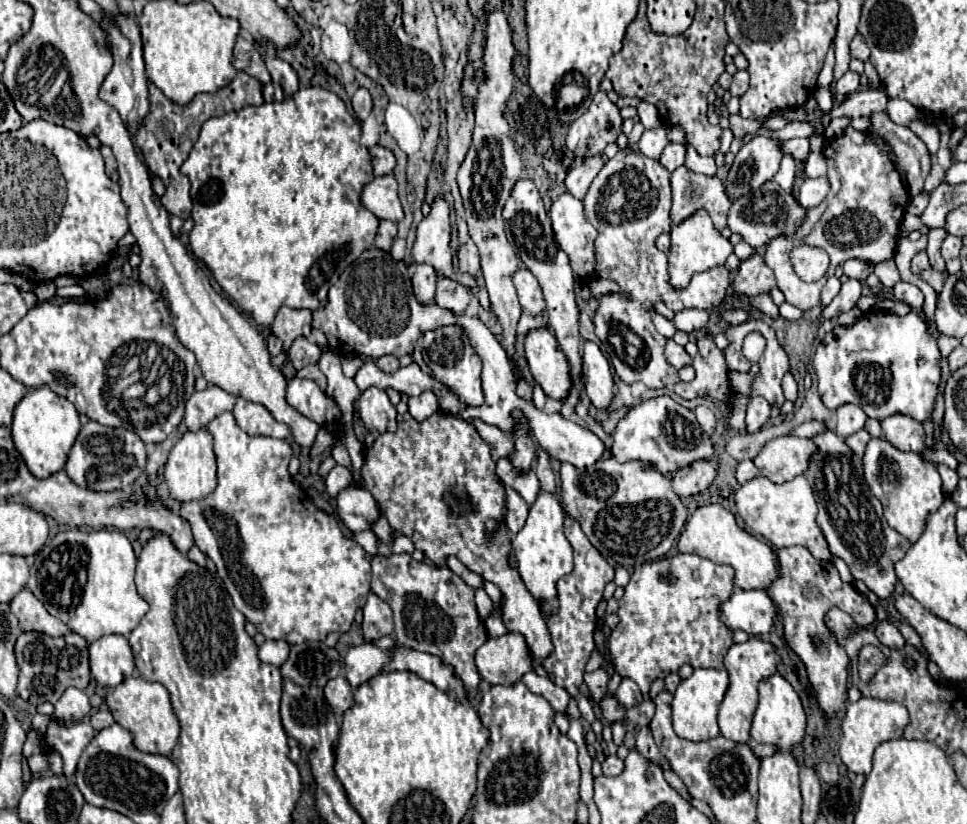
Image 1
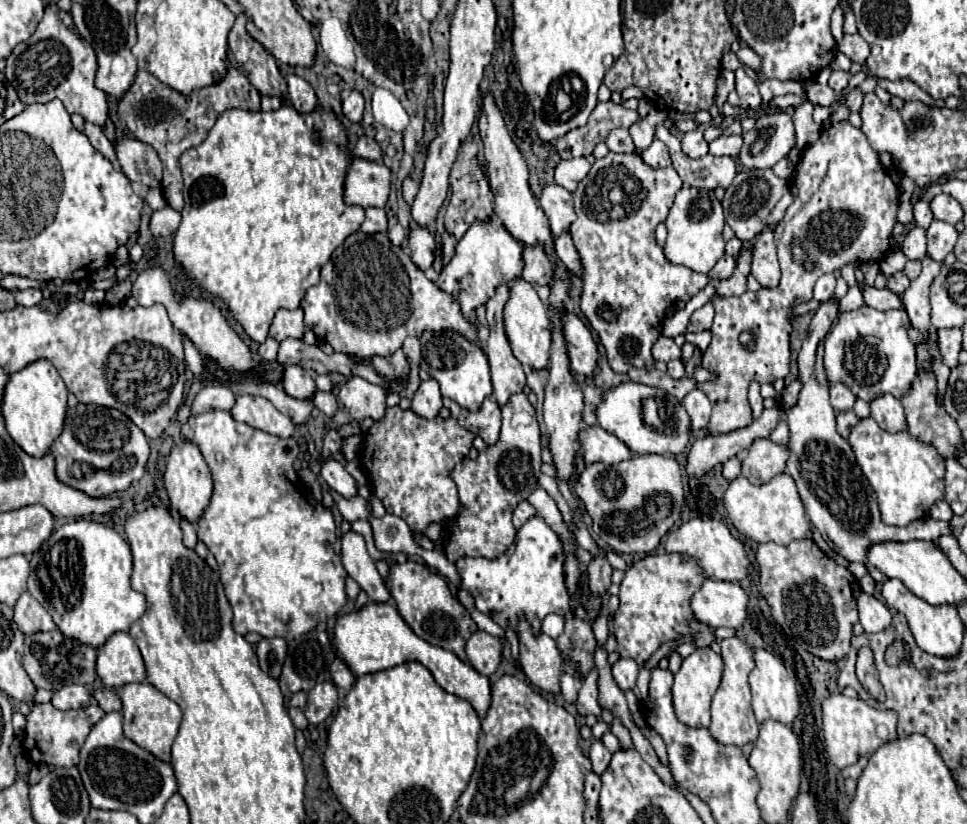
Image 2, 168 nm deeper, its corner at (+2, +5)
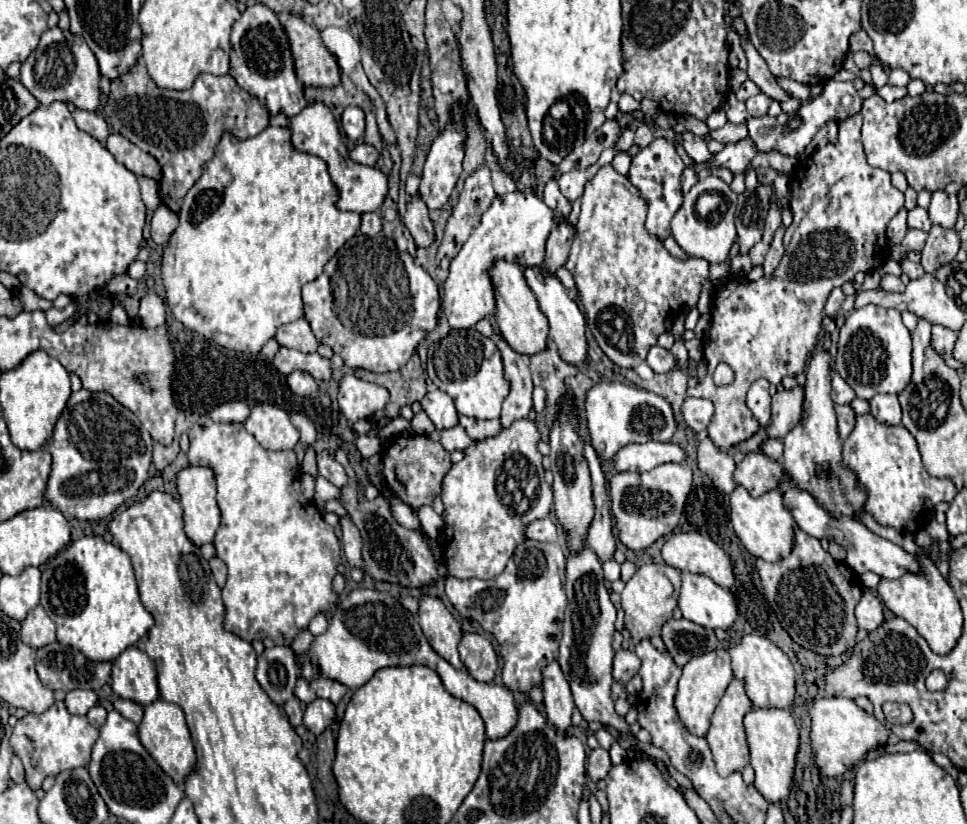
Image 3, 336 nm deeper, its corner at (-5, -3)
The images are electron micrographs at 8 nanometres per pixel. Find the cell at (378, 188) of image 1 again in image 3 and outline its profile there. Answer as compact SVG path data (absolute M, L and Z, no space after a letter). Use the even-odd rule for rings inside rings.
M312 102L298 116L290 118L290 132L292 132L292 146L296 150L314 154L328 164L328 172L338 190L338 202L336 202L338 210L354 210L358 214L364 214L364 212L374 212L382 206L388 192L386 176L374 166L362 166L350 160L338 124L326 104Z

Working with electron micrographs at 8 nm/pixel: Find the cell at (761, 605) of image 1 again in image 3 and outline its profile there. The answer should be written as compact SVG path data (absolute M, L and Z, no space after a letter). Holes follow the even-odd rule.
M680 572L680 594L678 608L686 620L704 628L726 630L734 624L738 610L728 590L714 584L704 574Z

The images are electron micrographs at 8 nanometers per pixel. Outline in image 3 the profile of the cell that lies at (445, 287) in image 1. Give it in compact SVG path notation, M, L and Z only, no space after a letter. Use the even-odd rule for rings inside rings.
M512 192L496 196L492 206L484 212L482 222L470 234L462 250L450 262L450 274L444 282L442 314L452 328L472 328L482 318L494 314L496 298L492 292L492 280L488 280L488 264L498 258L512 262L524 260L524 264L542 266L546 258L546 240L554 226L554 212L534 194Z

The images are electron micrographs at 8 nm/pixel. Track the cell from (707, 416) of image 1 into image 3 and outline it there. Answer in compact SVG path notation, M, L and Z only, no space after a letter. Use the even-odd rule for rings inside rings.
M686 398L682 404L682 416L686 426L700 434L712 420L712 402L704 398Z

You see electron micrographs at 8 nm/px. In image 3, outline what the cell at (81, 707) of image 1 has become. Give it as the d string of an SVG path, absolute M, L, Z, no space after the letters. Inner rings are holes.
M72 690L66 694L66 700L64 700L68 712L72 714L78 714L78 716L84 716L92 706L98 704L98 696L94 690Z

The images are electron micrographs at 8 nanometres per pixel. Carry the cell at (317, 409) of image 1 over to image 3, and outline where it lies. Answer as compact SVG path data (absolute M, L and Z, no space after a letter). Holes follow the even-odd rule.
M296 370L288 376L288 386L298 396L312 396L318 390L316 380L308 372L300 372L300 370Z

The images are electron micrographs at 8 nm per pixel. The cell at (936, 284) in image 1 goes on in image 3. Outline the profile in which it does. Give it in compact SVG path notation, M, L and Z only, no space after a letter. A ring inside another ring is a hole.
M904 258L904 260L900 262L900 266L902 266L902 272L904 272L904 274L908 274L908 278L910 278L910 280L916 280L916 278L920 278L920 276L924 274L924 270L920 268L920 264L910 262L908 258Z

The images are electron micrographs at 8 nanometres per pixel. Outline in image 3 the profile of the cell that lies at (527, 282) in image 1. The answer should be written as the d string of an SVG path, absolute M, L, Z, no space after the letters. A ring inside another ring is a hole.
M568 220L560 222L550 232L550 238L548 238L548 244L546 244L546 264L544 264L544 268L552 268L552 272L556 272L560 266L566 264L568 248L572 246L574 234L576 234L576 228Z

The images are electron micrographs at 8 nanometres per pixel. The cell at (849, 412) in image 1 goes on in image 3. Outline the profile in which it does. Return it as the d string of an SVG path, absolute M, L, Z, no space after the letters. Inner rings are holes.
M832 370L832 374L830 374L830 384L832 384L830 396L836 404L850 404L856 398L854 390L846 384L846 380L836 370Z

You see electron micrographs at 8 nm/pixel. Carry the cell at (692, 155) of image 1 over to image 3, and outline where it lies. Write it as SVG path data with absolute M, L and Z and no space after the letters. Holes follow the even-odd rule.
M686 130L686 132L682 132L682 142L684 142L686 154L688 154L696 164L710 160L712 152L708 150L704 138L700 138L700 136L696 136L696 134L692 134L692 132Z

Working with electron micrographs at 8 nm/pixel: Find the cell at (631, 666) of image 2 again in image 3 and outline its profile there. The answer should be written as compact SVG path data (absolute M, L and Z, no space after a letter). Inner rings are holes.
M620 648L614 656L614 680L620 682L622 686L626 686L626 682L638 674L640 668L640 660L634 654L634 650L624 650Z

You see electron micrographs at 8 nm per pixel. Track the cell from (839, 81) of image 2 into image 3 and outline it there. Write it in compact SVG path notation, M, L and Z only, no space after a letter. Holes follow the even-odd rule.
M828 80L822 88L822 94L818 94L816 98L802 102L802 106L792 112L792 114L780 114L776 118L772 116L760 116L760 118L750 118L746 122L748 126L748 134L750 138L756 142L758 150L772 150L778 148L782 154L786 156L794 156L794 158L802 158L804 148L810 144L810 140L814 138L814 134L830 120L834 122L844 122L848 116L860 112L862 108L862 98L858 96L858 90L854 88L852 82L836 82L836 80Z

